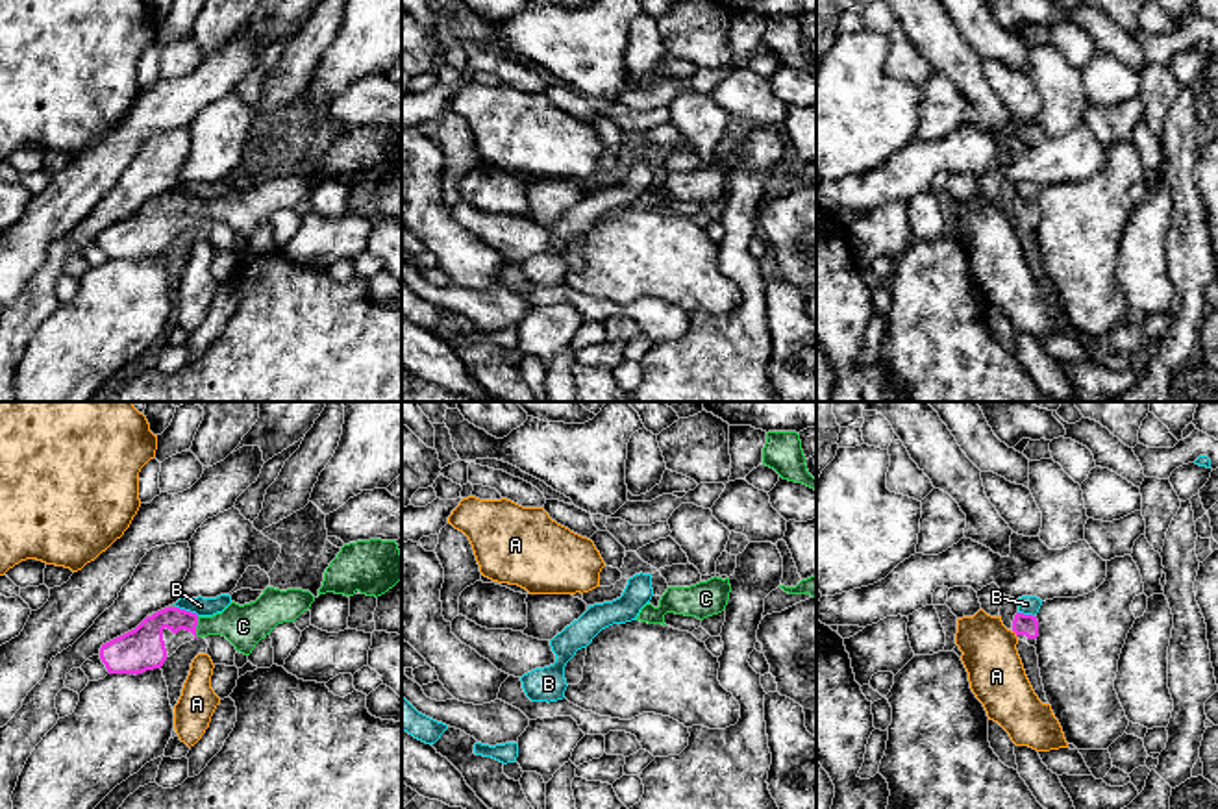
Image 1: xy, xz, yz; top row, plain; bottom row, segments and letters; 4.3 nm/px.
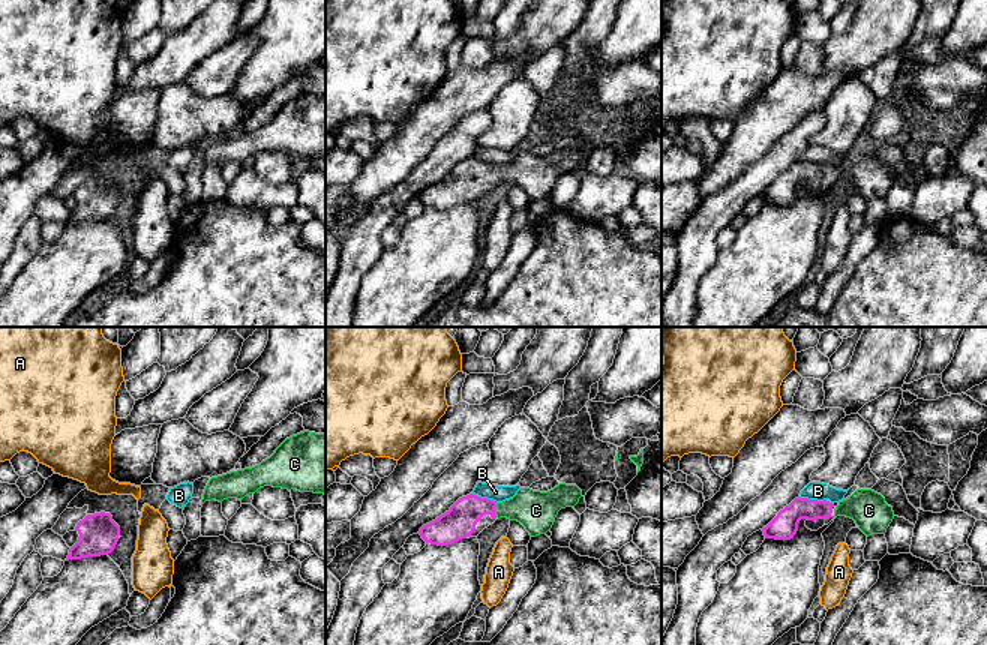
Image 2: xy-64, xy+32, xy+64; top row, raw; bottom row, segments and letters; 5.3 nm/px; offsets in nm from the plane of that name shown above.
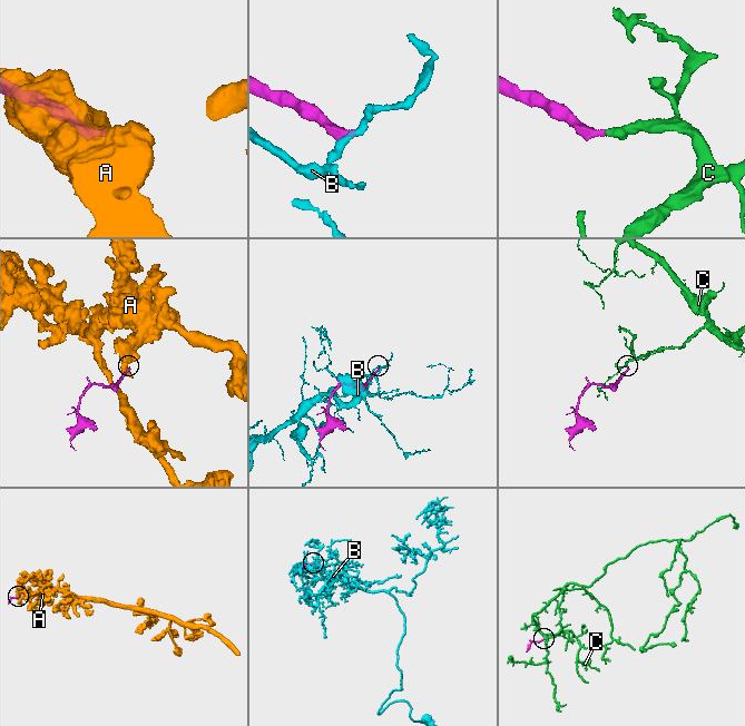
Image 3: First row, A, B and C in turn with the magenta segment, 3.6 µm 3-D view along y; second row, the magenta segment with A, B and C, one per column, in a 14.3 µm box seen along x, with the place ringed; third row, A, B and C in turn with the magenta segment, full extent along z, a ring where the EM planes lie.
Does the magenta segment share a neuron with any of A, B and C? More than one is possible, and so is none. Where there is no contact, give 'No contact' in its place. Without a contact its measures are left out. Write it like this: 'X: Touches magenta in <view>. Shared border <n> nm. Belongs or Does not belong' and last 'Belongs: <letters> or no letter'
A: Touches magenta in yz. Shared border 40 nm. Does not belong
B: Touches magenta in xy. Shared border 110 nm. Does not belong
C: Touches magenta in xy. Shared border 100 nm. Belongs
Belongs: C

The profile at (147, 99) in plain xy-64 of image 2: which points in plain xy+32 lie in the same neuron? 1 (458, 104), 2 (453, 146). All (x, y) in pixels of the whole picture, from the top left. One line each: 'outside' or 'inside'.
1: outside
2: inside

